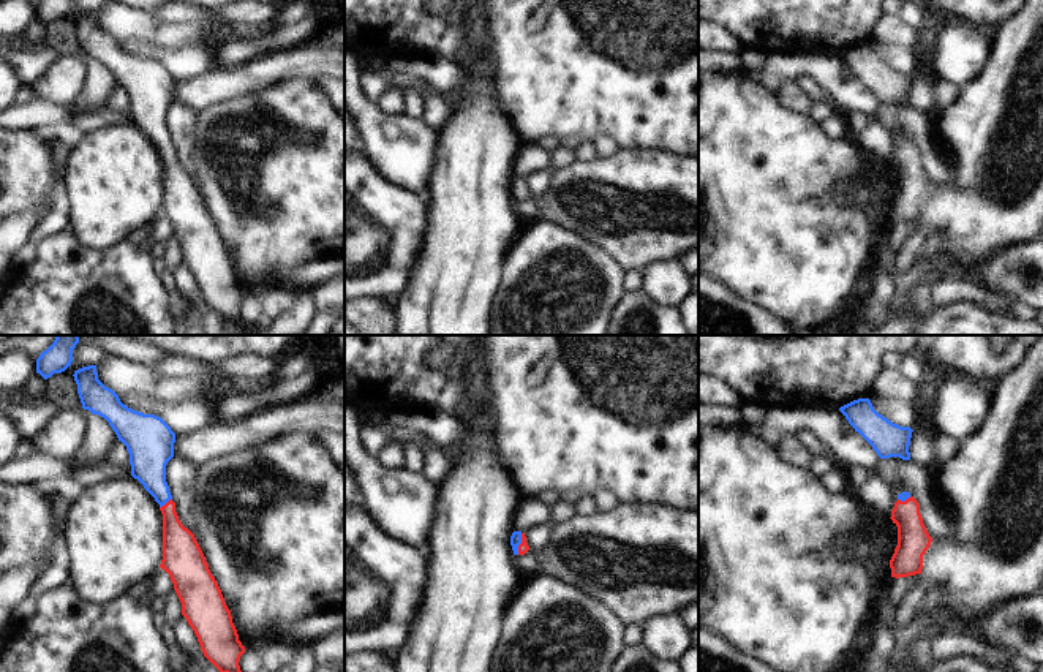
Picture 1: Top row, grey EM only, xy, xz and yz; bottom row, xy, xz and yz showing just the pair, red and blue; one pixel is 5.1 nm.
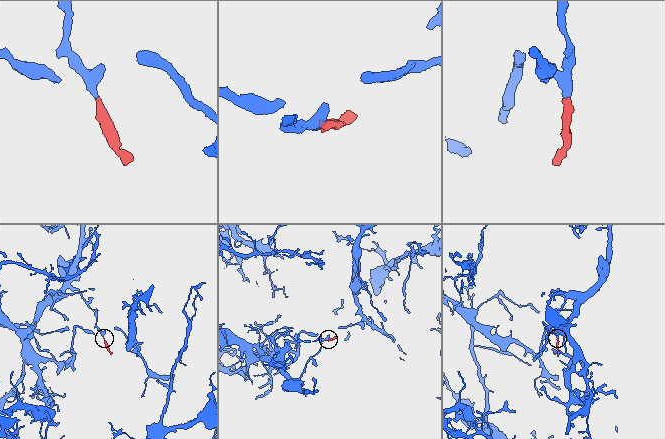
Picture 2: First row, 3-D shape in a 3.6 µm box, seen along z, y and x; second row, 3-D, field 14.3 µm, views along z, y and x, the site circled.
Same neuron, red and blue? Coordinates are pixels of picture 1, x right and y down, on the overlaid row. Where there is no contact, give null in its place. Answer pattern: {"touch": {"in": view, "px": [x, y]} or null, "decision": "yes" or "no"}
{"touch": {"in": "xz", "px": [520, 544]}, "decision": "yes"}

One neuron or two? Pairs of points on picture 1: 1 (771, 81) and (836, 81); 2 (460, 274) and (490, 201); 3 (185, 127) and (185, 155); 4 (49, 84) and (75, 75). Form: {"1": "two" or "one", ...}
{"1": "one", "2": "one", "3": "one", "4": "one"}

